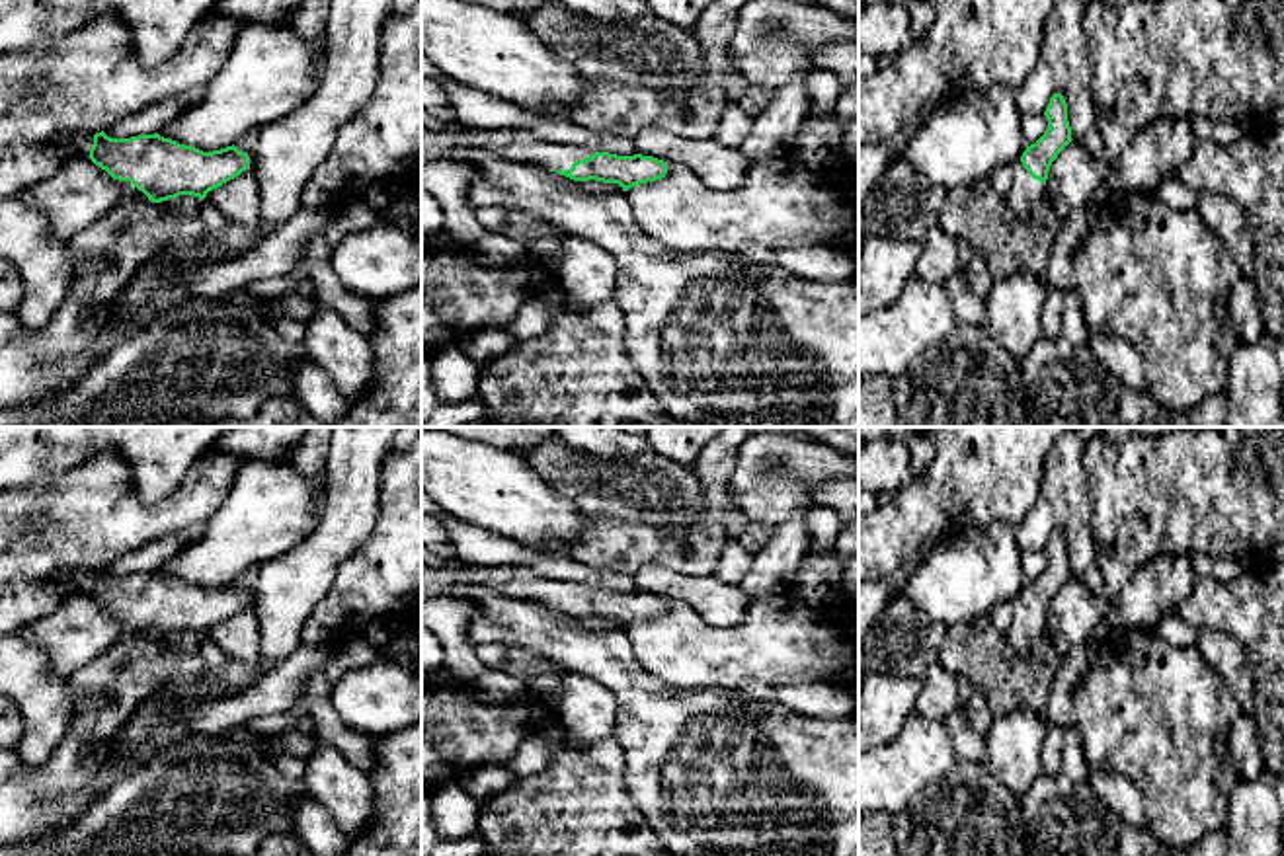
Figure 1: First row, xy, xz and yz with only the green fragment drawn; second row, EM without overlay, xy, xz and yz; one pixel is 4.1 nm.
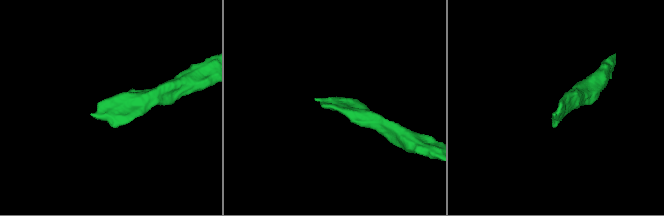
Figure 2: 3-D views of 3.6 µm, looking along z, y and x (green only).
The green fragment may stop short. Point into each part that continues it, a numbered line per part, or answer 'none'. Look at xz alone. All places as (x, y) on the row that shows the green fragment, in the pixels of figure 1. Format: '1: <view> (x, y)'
1: xz (521, 145)

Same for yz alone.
1: yz (1025, 192)

